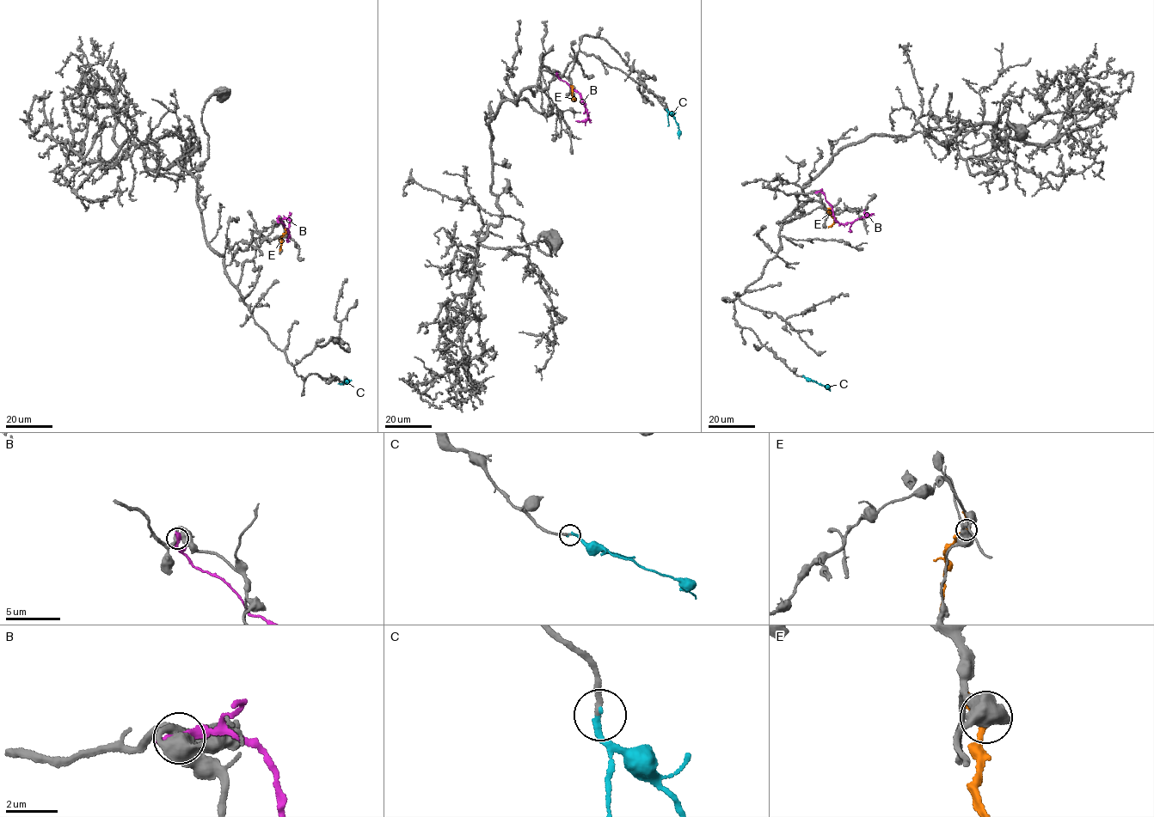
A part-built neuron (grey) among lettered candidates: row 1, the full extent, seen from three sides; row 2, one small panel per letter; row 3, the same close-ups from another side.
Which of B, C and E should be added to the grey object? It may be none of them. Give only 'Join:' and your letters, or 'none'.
Join: C

